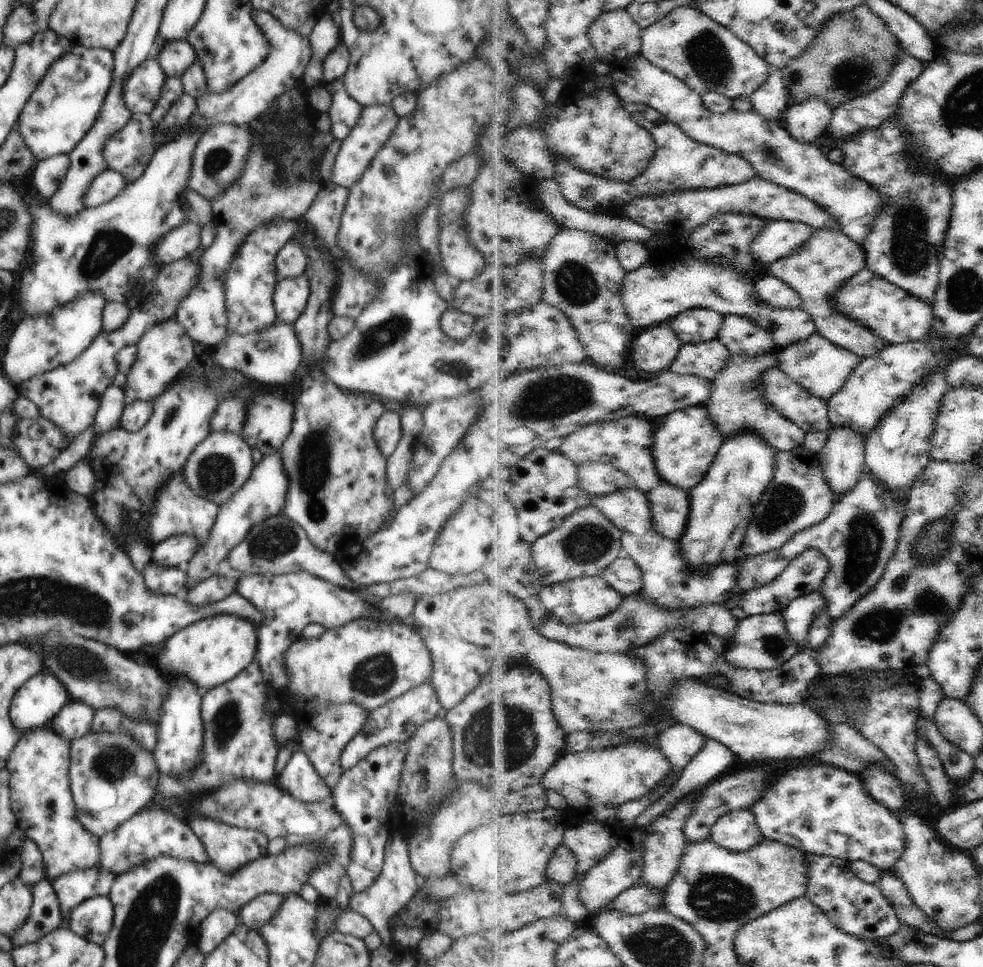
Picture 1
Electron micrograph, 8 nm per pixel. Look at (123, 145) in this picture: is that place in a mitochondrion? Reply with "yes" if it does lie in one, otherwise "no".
no

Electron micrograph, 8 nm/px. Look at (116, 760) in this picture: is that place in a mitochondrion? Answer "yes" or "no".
yes

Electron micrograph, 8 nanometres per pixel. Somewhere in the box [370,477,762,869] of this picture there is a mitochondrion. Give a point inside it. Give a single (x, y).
(507, 737)

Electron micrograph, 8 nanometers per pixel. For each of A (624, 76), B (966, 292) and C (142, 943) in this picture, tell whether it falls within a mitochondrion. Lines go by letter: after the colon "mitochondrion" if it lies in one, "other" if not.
A: other
B: mitochondrion
C: mitochondrion

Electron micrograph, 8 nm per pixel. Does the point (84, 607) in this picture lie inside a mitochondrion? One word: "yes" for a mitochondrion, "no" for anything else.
yes

